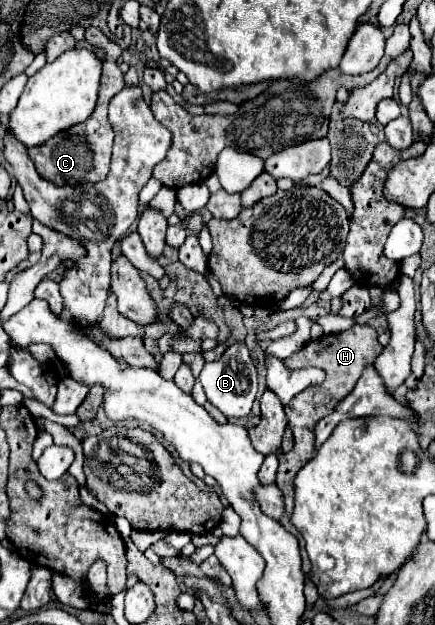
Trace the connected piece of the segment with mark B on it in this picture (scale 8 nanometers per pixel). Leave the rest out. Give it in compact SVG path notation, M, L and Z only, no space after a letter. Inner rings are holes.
M235 341L227 351L221 355L221 359L205 363L203 371L199 373L199 381L205 389L205 395L209 403L213 403L219 411L223 411L227 417L247 417L251 411L251 405L257 395L257 369L249 357L249 349L243 341Z

